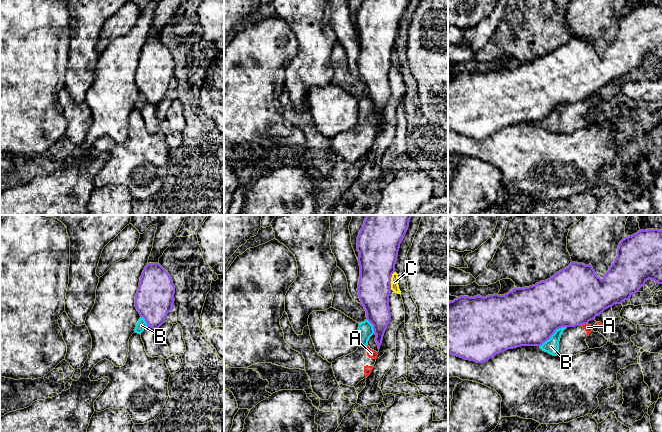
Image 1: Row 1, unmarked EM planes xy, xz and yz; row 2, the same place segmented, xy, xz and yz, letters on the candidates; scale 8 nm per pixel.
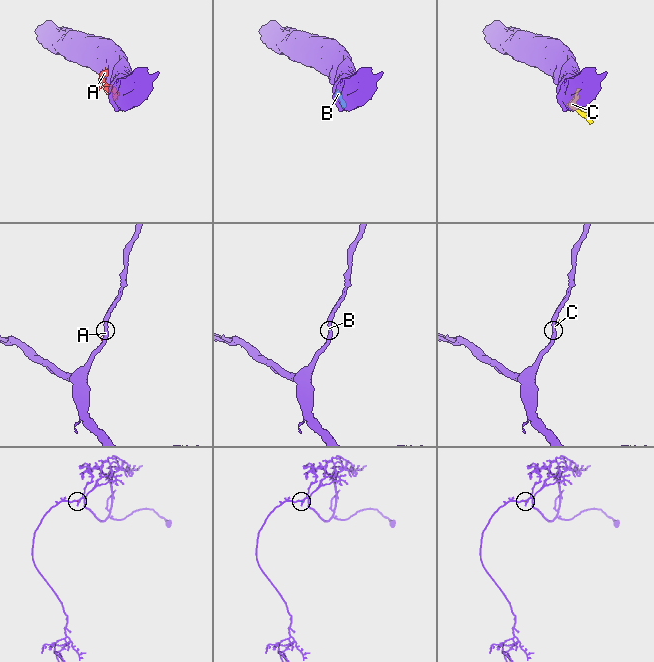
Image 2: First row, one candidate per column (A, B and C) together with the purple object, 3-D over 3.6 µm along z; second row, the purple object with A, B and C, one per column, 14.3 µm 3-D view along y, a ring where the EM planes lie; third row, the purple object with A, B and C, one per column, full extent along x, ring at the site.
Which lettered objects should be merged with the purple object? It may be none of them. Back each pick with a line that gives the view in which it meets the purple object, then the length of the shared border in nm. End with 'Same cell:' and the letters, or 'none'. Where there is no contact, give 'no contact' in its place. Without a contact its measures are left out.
Same cell: none

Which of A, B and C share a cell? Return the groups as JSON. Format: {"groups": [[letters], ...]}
{"groups": [["A", "B", "C"]]}

